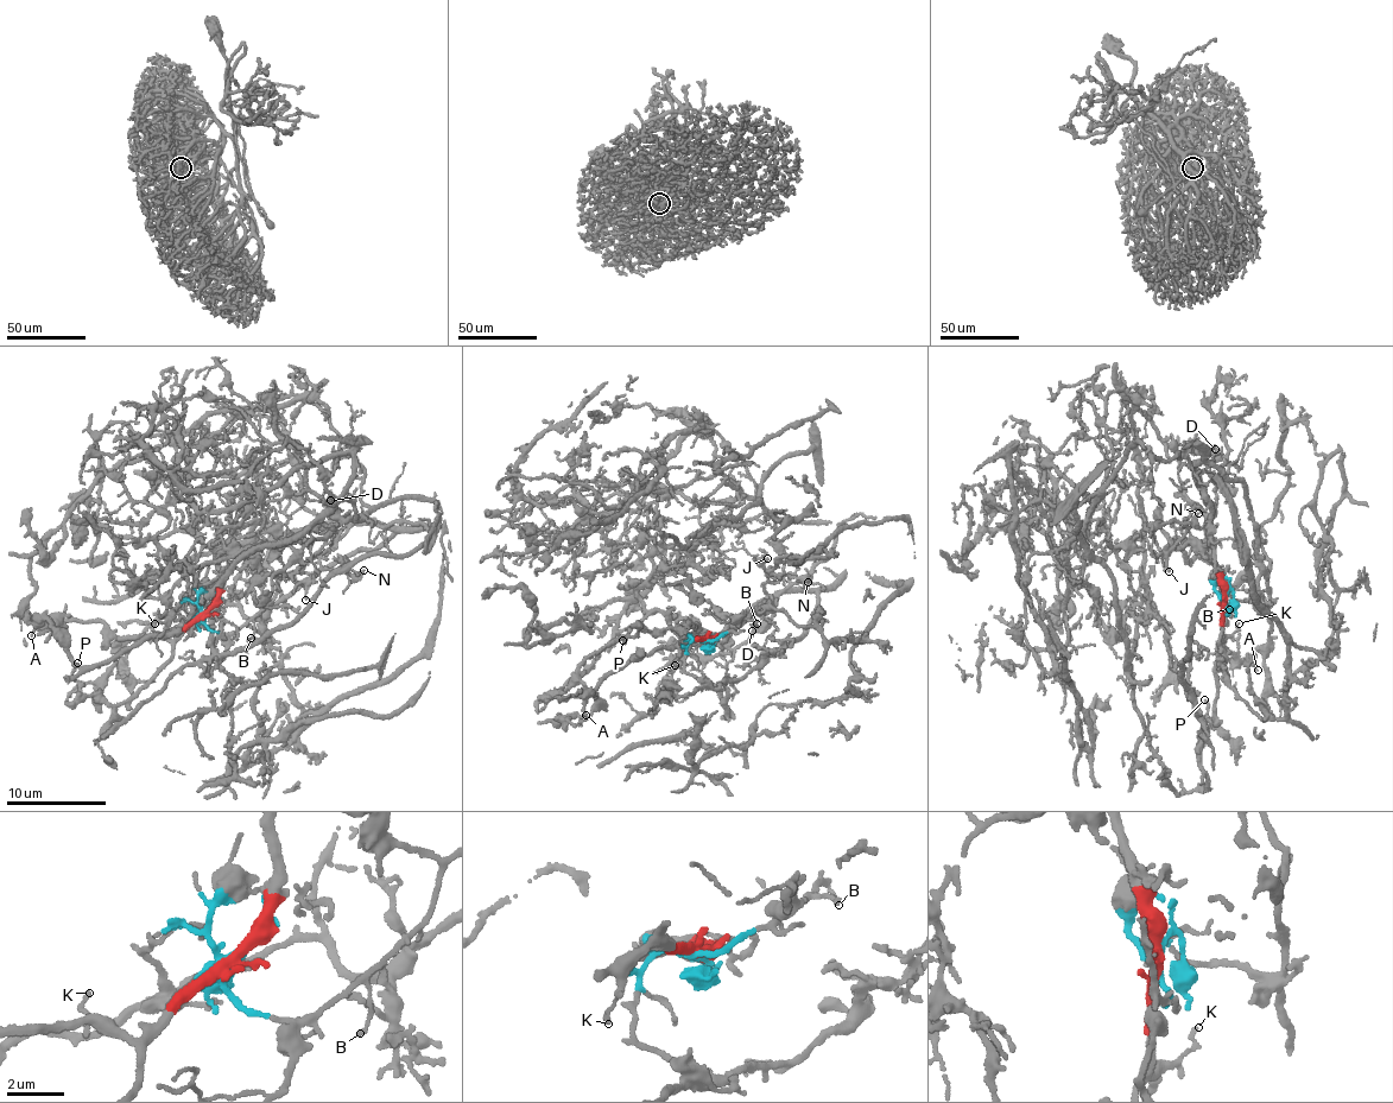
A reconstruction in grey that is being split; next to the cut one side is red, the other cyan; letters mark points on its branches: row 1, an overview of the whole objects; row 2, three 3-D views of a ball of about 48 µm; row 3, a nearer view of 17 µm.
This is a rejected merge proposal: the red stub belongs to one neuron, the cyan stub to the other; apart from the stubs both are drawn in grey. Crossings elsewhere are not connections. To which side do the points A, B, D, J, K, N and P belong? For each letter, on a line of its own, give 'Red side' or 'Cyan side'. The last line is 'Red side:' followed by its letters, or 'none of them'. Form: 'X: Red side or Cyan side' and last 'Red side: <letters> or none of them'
A: Red side
B: Cyan side
D: Cyan side
J: Cyan side
K: Red side
N: Cyan side
P: Red side
Red side: A, K, P

